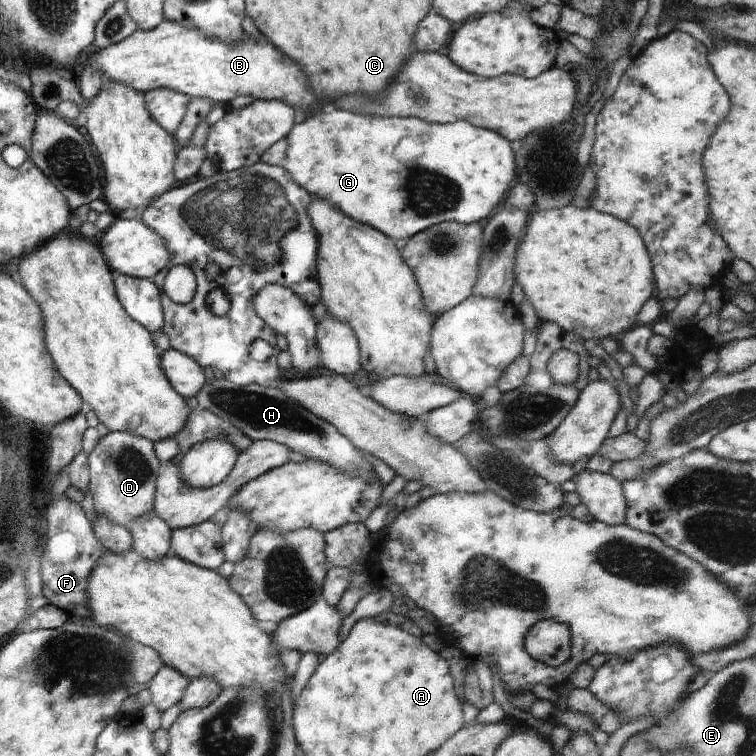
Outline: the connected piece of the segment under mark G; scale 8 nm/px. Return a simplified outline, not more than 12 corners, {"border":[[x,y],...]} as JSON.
{"border":[[330,104],[286,136],[298,186],[397,240],[485,223],[515,152],[466,121]]}

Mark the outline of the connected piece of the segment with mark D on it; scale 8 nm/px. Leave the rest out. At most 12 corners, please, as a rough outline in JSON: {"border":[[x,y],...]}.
{"border":[[110,431],[87,454],[99,516],[132,530],[153,510],[160,460]]}

